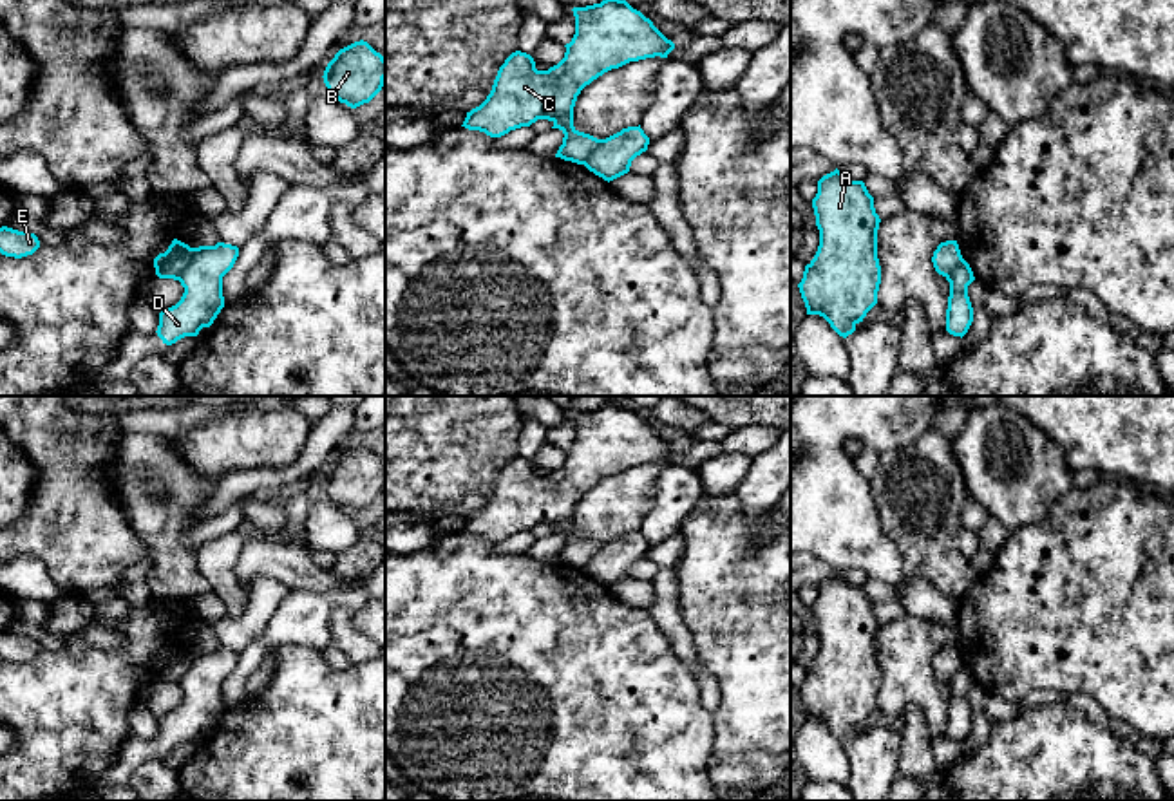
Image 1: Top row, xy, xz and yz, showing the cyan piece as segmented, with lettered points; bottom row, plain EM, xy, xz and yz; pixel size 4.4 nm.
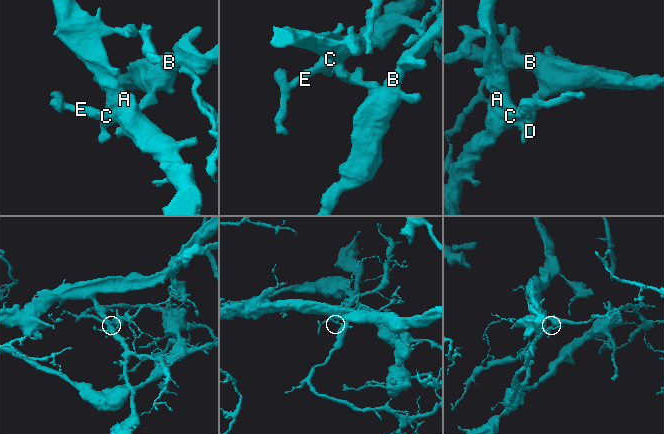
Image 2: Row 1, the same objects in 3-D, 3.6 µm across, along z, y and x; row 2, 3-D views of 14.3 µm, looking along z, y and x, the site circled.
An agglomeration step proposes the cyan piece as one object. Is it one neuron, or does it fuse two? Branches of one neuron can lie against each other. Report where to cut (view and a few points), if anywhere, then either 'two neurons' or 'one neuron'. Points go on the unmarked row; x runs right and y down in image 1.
xy (196, 653), (178, 684) | two neurons

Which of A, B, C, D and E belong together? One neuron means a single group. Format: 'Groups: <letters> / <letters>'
Groups: A C E / B D

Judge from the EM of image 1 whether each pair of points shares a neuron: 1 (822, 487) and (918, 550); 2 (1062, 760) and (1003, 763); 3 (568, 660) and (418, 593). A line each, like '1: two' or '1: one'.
1: two
2: one
3: one

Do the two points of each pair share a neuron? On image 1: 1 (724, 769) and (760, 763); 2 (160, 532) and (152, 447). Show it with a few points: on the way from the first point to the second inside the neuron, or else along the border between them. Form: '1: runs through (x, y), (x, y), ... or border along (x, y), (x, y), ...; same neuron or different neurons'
1: runs through (733, 769), (751, 769); same neuron
2: runs through (160, 510), (154, 496), (152, 469); same neuron

